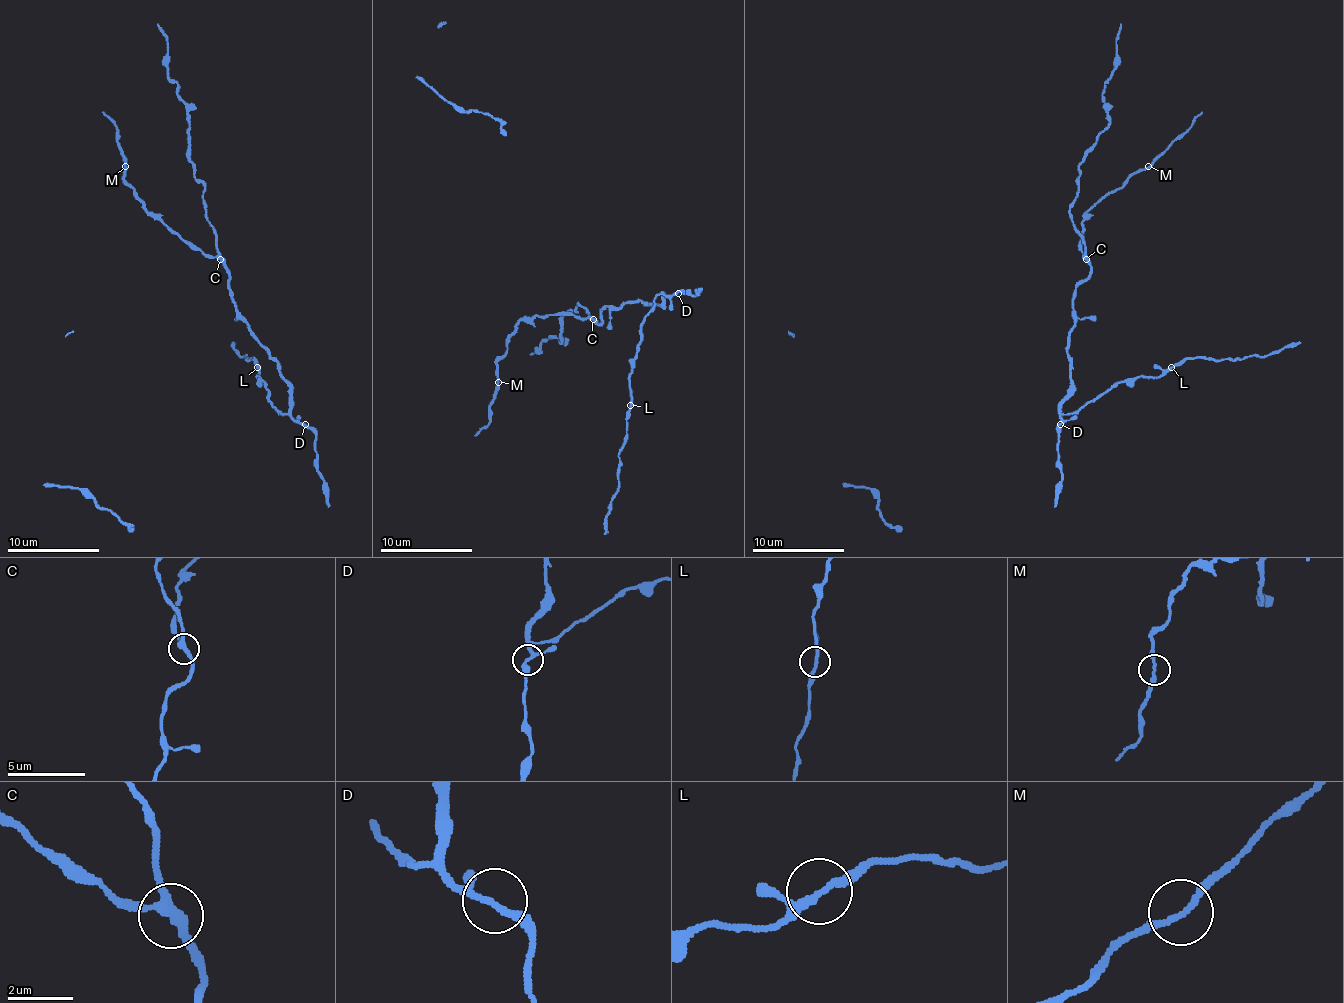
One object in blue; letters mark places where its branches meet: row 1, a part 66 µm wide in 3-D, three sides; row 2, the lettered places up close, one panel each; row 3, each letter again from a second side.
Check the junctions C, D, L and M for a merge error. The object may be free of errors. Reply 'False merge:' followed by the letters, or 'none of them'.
False merge: none of them

